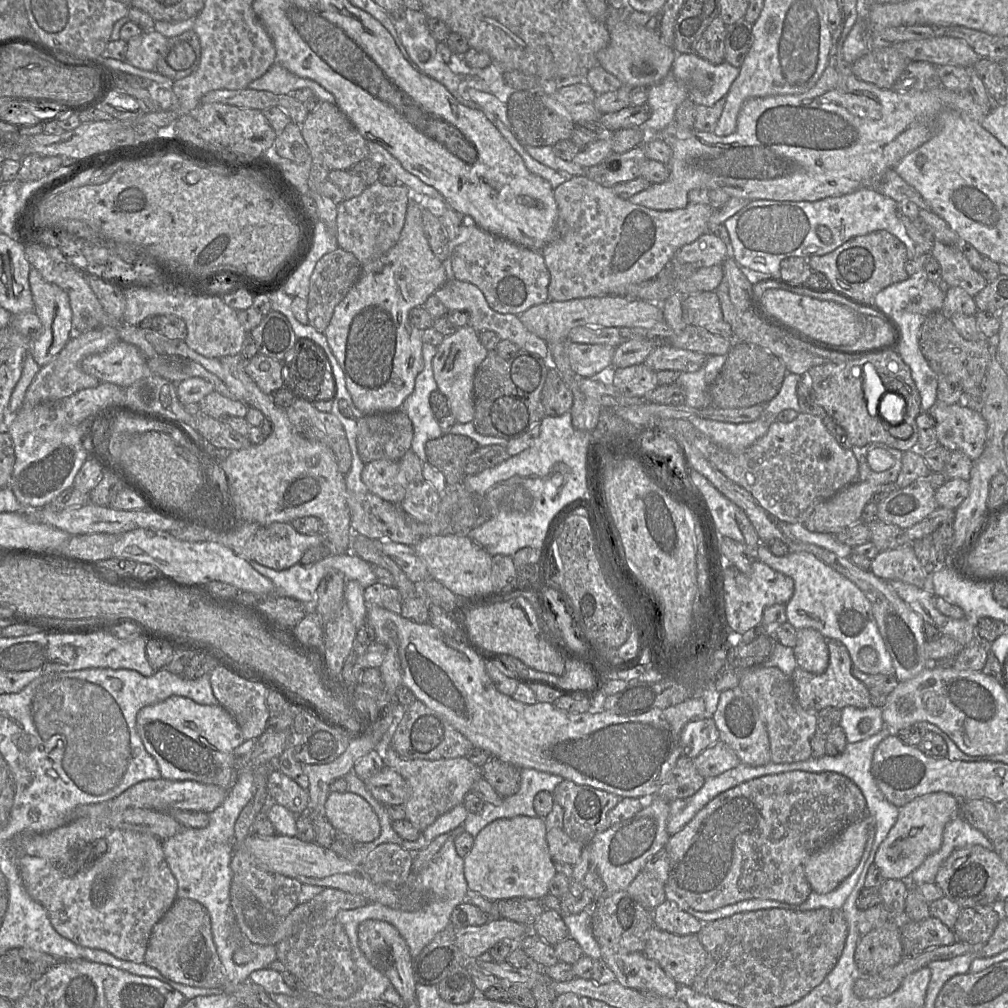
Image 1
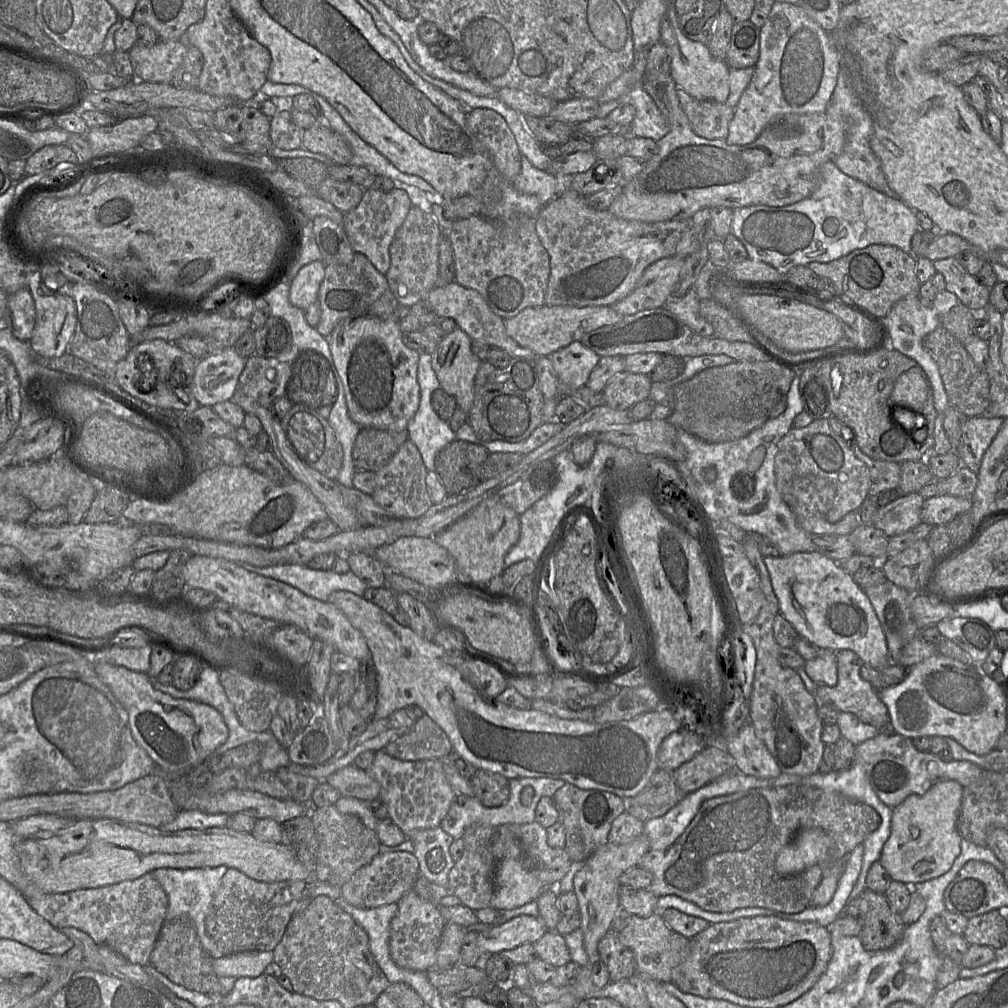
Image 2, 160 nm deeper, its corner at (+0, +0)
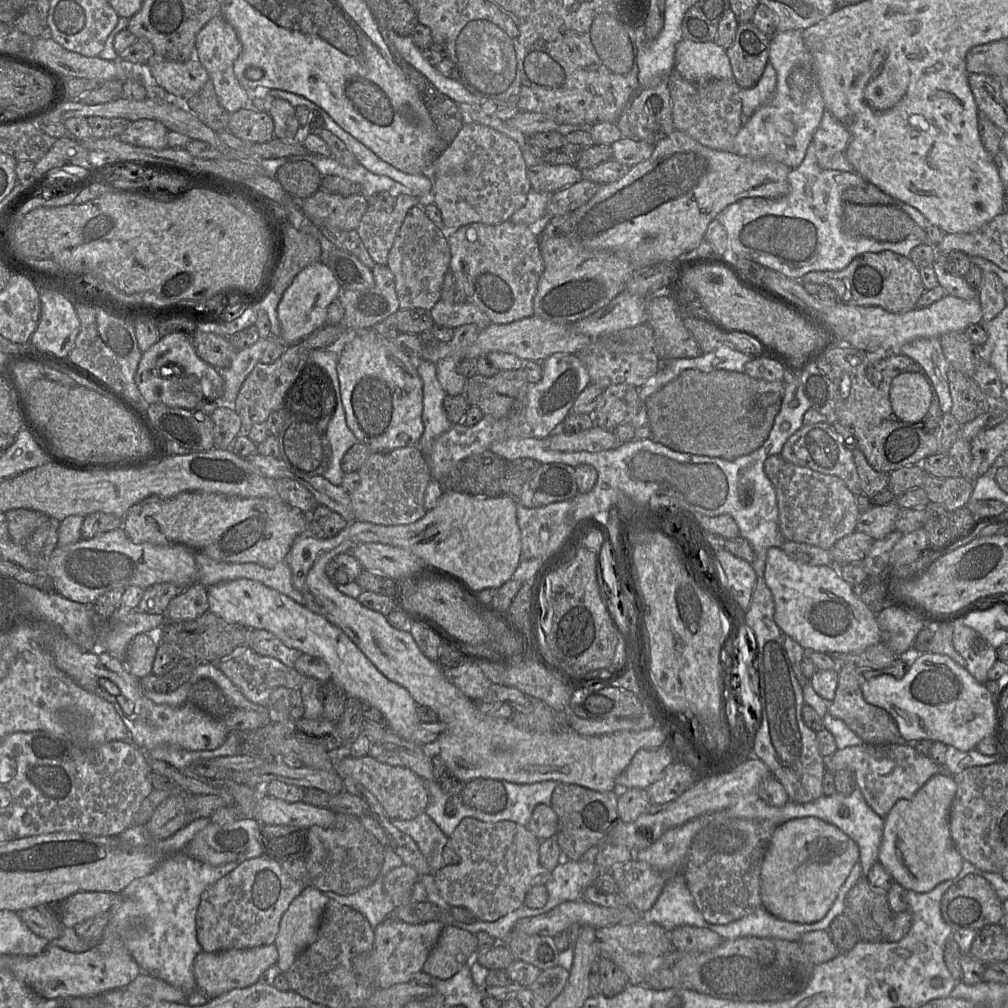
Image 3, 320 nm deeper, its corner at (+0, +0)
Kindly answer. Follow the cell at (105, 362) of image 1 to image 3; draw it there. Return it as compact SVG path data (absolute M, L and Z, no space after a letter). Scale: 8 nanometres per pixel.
M175 332L160 340L142 353L134 376L135 383L147 404L161 403L171 408L200 410L211 415L218 407L223 407L224 381L219 372L198 357L192 344L192 336Z

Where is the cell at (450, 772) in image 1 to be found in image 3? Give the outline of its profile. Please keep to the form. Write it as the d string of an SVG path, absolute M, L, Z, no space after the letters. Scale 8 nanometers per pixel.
M333 754L335 770L342 772L362 784L381 804L390 819L411 820L425 812L428 793L424 780L406 766L391 766L367 755L354 758L348 754Z

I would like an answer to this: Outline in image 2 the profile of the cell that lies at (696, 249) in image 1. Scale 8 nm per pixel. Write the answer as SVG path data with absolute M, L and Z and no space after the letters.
M673 255L648 266L634 289L611 305L613 309L628 316L642 310L663 307L679 280L685 258Z

